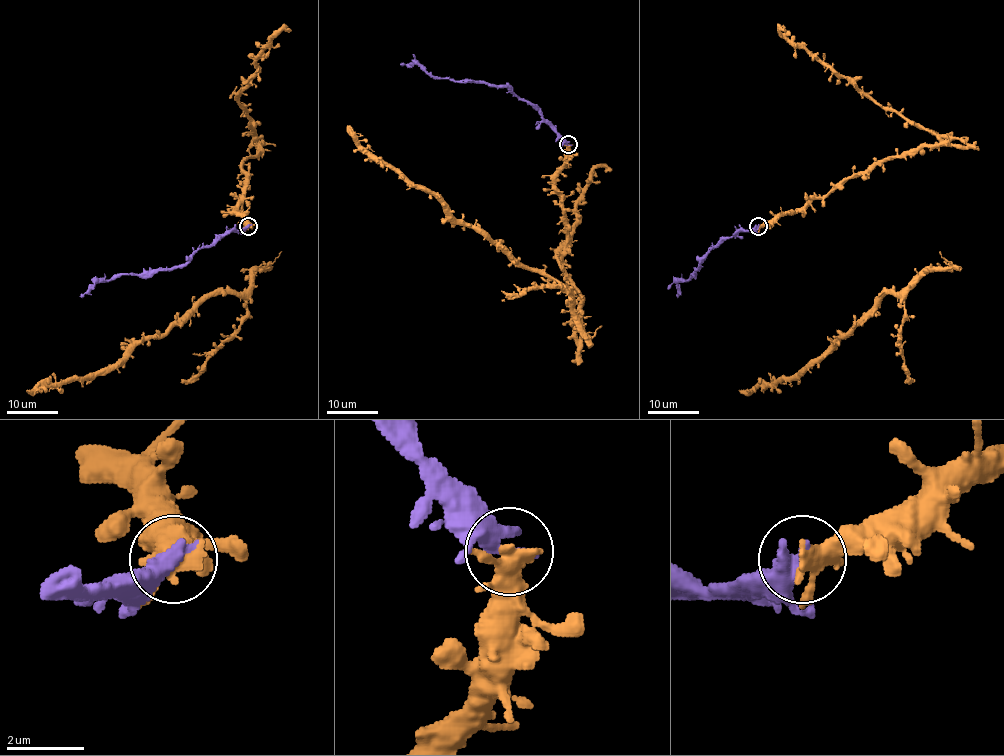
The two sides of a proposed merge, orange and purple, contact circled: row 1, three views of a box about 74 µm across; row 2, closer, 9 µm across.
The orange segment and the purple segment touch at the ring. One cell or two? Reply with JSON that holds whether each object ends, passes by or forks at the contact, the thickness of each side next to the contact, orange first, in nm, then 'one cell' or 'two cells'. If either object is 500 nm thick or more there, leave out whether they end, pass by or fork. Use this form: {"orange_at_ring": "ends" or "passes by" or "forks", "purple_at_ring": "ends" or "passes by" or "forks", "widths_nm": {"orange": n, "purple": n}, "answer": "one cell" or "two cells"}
{"widths_nm": {"orange": 340, "purple": 500}, "answer": "one cell"}

